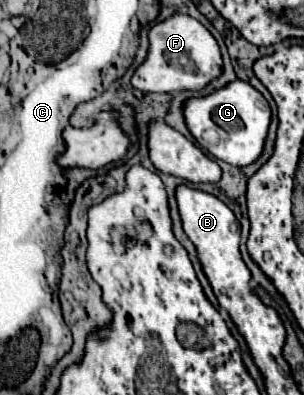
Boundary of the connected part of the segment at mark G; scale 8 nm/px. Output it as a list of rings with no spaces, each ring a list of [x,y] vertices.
[[[234,80],[208,96],[188,98],[182,110],[190,134],[212,156],[232,166],[248,166],[262,154],[264,138],[270,124],[270,106],[266,98],[248,82]]]

